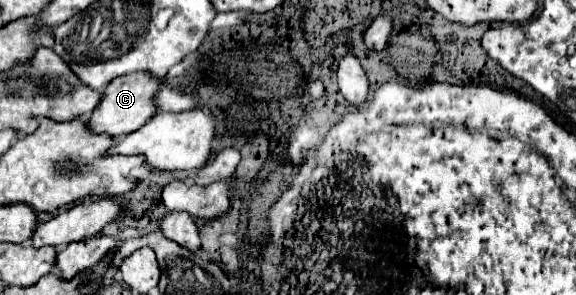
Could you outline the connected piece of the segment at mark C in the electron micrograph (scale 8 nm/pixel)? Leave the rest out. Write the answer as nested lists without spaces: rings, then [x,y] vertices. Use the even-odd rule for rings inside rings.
[[[133,73],[133,75],[113,79],[105,87],[105,91],[101,93],[101,101],[99,101],[97,109],[93,109],[93,113],[91,113],[89,121],[87,121],[87,127],[91,129],[91,133],[97,133],[97,135],[107,133],[113,139],[137,131],[155,113],[153,95],[159,89],[159,85],[161,85],[161,81],[151,77],[149,73]]]

